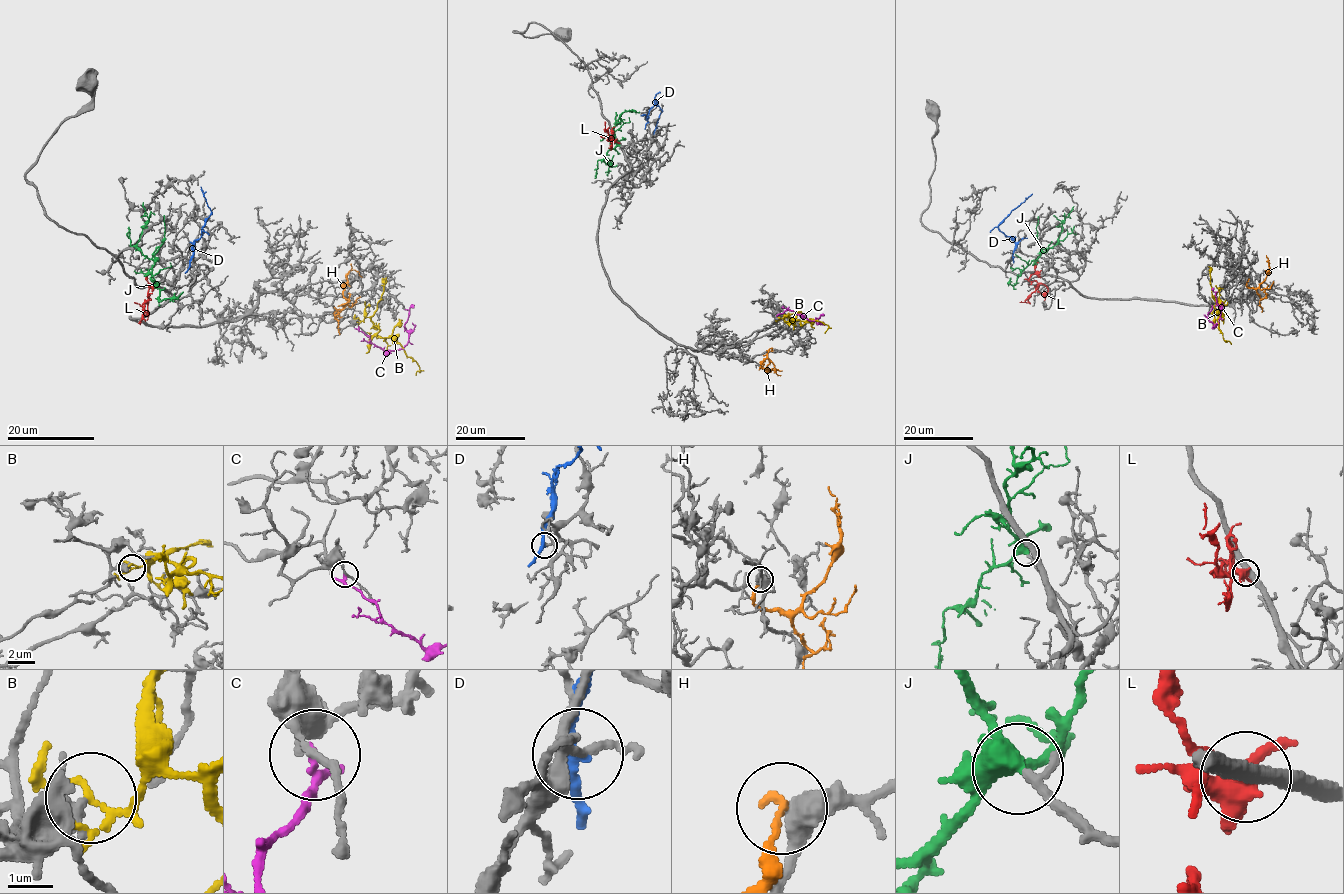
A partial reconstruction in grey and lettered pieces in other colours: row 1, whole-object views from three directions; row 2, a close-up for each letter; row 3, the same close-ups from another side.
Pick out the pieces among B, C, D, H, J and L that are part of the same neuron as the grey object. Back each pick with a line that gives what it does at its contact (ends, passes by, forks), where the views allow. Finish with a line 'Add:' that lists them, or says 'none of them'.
J: it forks there
Add: J

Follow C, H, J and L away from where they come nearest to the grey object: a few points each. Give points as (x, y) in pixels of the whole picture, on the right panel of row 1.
C: (1212, 305), (1207, 318), (1213, 325), (1219, 324), (1221, 308), (1212, 288)
H: (1248, 279), (1248, 287), (1260, 285), (1269, 269), (1268, 265)
J: (1043, 252), (1058, 241), (1061, 222), (1074, 206)
L: (1038, 273), (1032, 274), (1028, 279), (1034, 280), (1038, 286), (1027, 302), (1020, 302)

